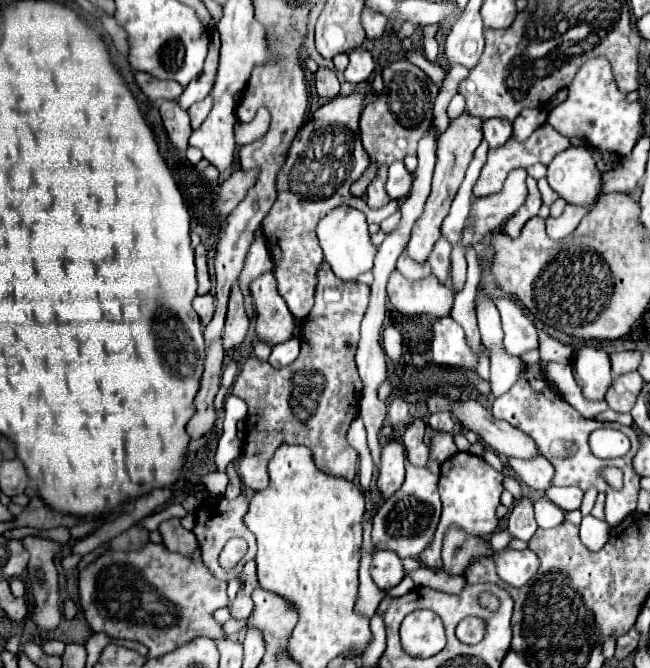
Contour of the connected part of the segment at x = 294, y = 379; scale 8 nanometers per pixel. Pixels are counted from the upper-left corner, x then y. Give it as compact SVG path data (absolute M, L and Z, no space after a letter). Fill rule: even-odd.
M322 265L318 271L316 303L304 319L298 359L282 369L270 367L256 355L250 355L242 363L232 393L248 403L246 439L238 463L238 473L248 489L266 487L266 465L280 443L296 443L312 449L314 461L324 473L346 479L356 477L358 453L348 445L346 431L360 411L362 381L358 377L354 353L368 297L368 285L344 283L336 279L330 265ZM328 293L336 293L336 297L328 297Z

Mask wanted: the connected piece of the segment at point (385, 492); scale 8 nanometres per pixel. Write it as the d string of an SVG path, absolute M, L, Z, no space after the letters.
M390 441L388 445L382 447L376 485L384 499L394 495L404 483L404 463L406 463L406 453L400 441Z

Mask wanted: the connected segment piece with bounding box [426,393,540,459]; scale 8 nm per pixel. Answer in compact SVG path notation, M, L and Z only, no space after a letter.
M432 393L432 397L428 397L426 405L428 405L428 413L438 413L438 411L442 411L442 409L448 409L448 413L454 413L454 417L464 425L464 429L478 433L480 439L482 439L488 447L492 447L498 455L520 457L520 459L524 459L524 457L530 459L530 457L540 455L538 449L536 449L536 443L534 443L530 437L526 437L526 433L522 433L520 429L512 427L512 425L506 423L506 421L500 421L500 419L492 417L492 413L490 413L486 407L482 407L482 403L476 401L476 399L454 401L454 399L450 399L450 397L444 397L444 395L438 395L438 393Z

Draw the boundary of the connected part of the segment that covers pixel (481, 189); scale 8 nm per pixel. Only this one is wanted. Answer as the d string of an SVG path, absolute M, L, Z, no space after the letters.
M544 123L542 127L538 127L526 141L516 141L514 137L510 137L504 145L500 145L500 147L488 151L488 161L486 161L486 165L482 167L480 177L478 177L478 181L476 181L476 185L474 185L474 197L486 197L486 195L492 195L492 193L500 191L500 189L502 189L502 183L504 183L504 179L506 179L506 175L508 175L512 169L516 169L516 167L530 167L530 165L534 165L534 163L544 163L544 165L548 165L548 163L556 157L556 153L560 153L560 151L564 151L564 149L568 149L568 147L570 147L570 141L568 141L566 137L562 137L562 135L560 135L552 125L548 125L548 123Z

